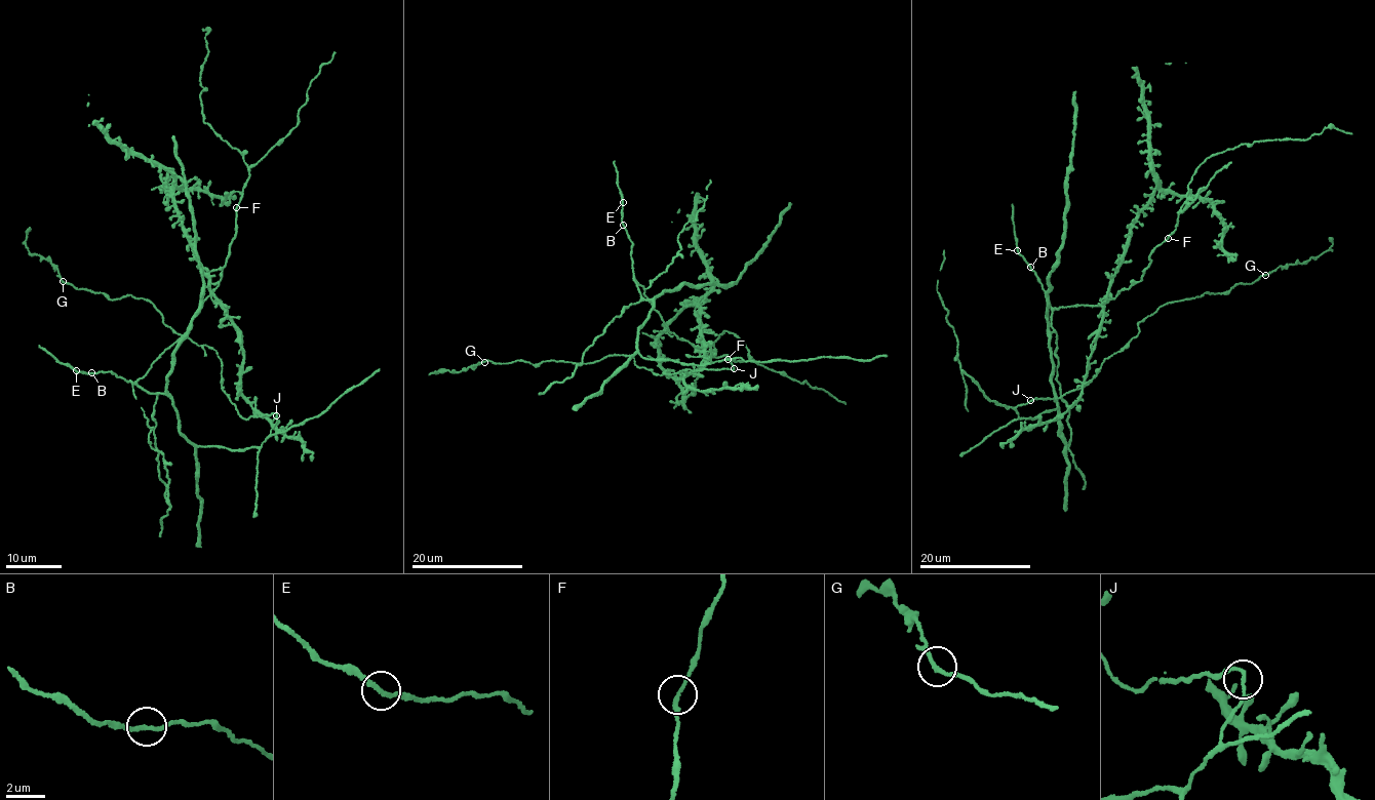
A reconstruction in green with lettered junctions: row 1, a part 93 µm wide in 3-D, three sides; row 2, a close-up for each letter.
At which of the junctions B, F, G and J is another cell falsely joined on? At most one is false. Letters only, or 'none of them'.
none of them

